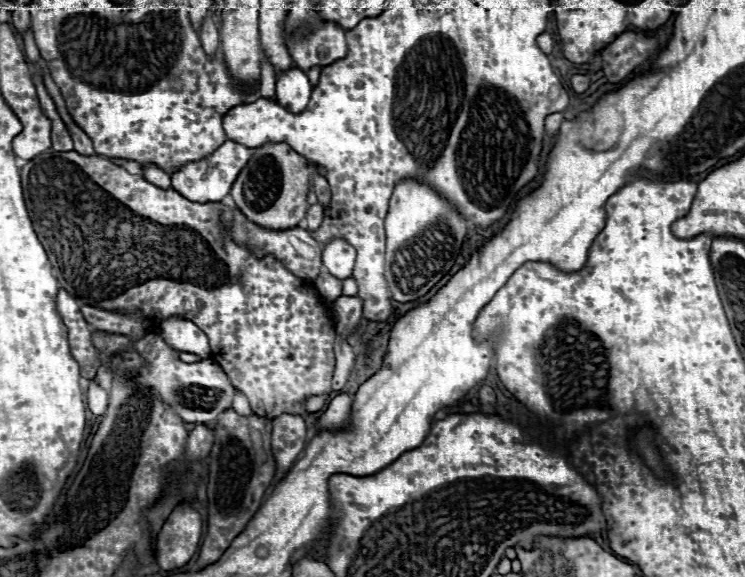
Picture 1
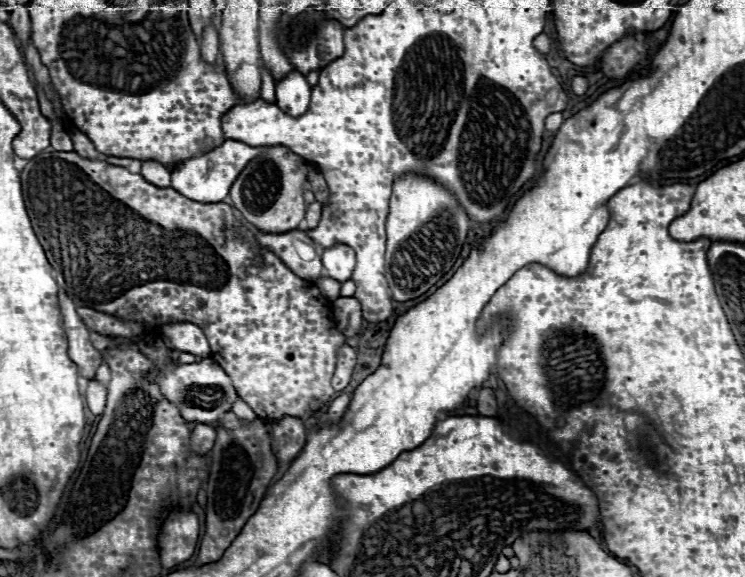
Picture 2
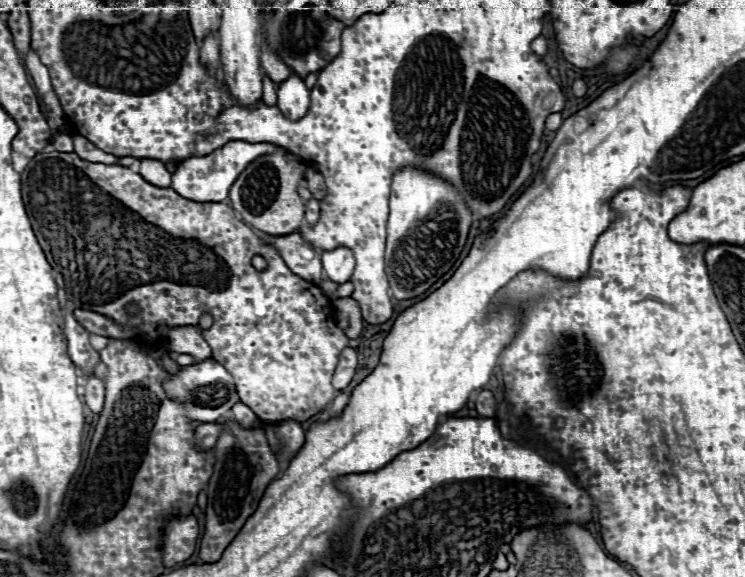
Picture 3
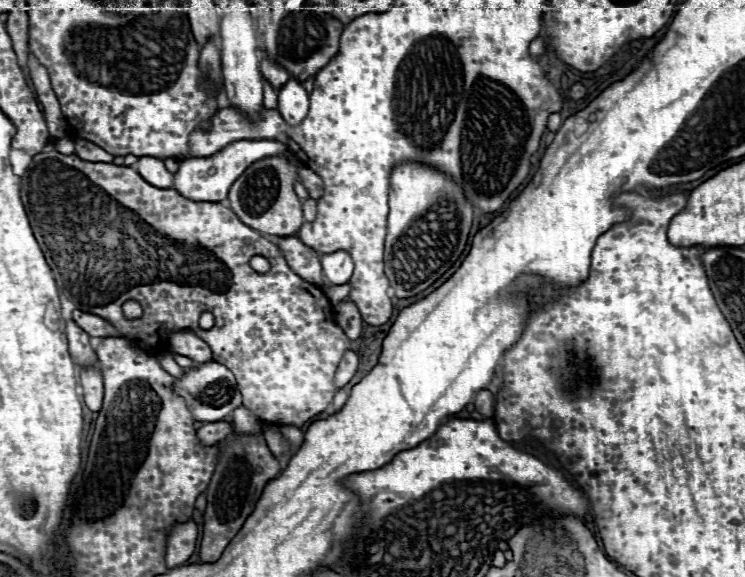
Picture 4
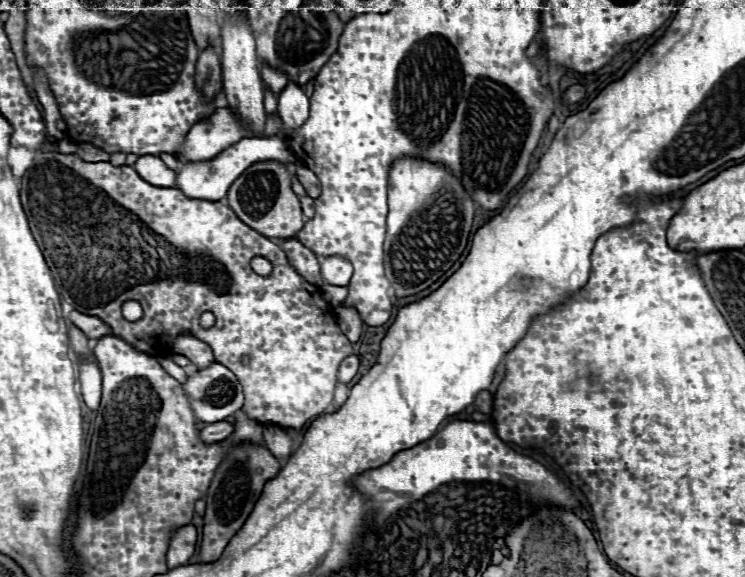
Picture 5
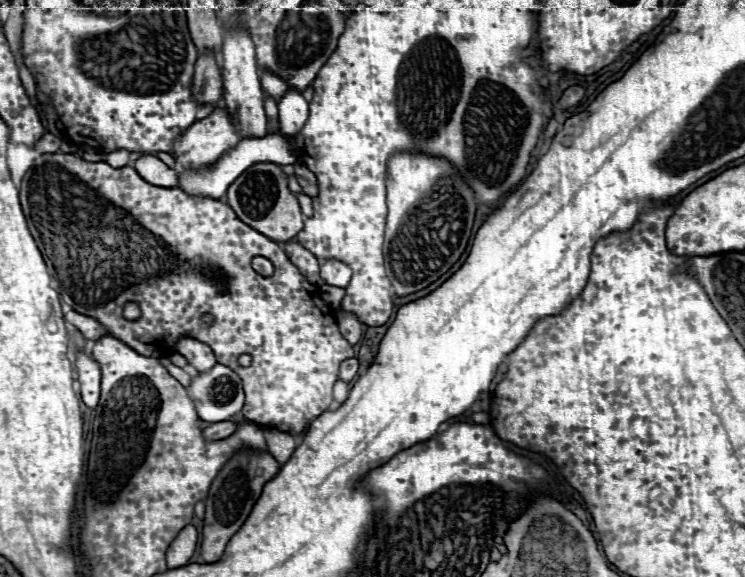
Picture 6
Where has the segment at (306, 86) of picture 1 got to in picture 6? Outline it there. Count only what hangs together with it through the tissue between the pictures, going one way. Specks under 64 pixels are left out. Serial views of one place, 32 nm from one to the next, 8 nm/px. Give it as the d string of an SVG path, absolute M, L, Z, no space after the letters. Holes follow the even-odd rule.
M288 88L288 92L278 102L280 110L280 130L286 136L294 136L308 120L308 102L302 96L302 92L296 92L296 88Z

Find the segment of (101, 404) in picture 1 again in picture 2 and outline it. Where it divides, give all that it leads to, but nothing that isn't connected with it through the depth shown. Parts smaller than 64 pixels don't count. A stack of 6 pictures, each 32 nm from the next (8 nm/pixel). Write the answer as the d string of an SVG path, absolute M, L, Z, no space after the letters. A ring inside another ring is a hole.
M90 380L88 390L86 390L86 404L96 416L100 416L104 412L104 408L106 408L106 388L98 380Z

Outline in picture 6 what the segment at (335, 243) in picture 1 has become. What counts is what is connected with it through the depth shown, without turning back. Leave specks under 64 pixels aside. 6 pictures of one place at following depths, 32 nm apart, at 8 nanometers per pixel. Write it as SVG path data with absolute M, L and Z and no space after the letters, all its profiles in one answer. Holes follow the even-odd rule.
M322 260L320 262L320 276L324 278L326 284L346 288L352 276L352 268L344 264L342 260Z

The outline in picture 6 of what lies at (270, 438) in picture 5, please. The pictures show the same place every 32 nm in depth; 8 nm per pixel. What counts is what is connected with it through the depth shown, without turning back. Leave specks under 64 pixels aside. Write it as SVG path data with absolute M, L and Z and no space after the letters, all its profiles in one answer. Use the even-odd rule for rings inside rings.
M272 426L264 430L264 438L266 438L268 452L270 452L280 464L284 464L284 462L292 456L292 452L296 450L294 438L292 438L290 434L286 434L286 432L280 432L280 430L272 428Z

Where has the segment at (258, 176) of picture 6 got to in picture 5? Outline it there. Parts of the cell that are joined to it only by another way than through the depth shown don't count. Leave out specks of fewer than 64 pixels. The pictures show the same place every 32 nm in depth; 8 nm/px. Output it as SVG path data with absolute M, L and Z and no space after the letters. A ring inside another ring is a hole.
M262 160L252 164L228 190L228 204L236 212L236 216L254 228L256 232L270 238L290 238L300 232L304 226L302 208L298 196L292 192L294 174L286 170L284 162L278 160Z

